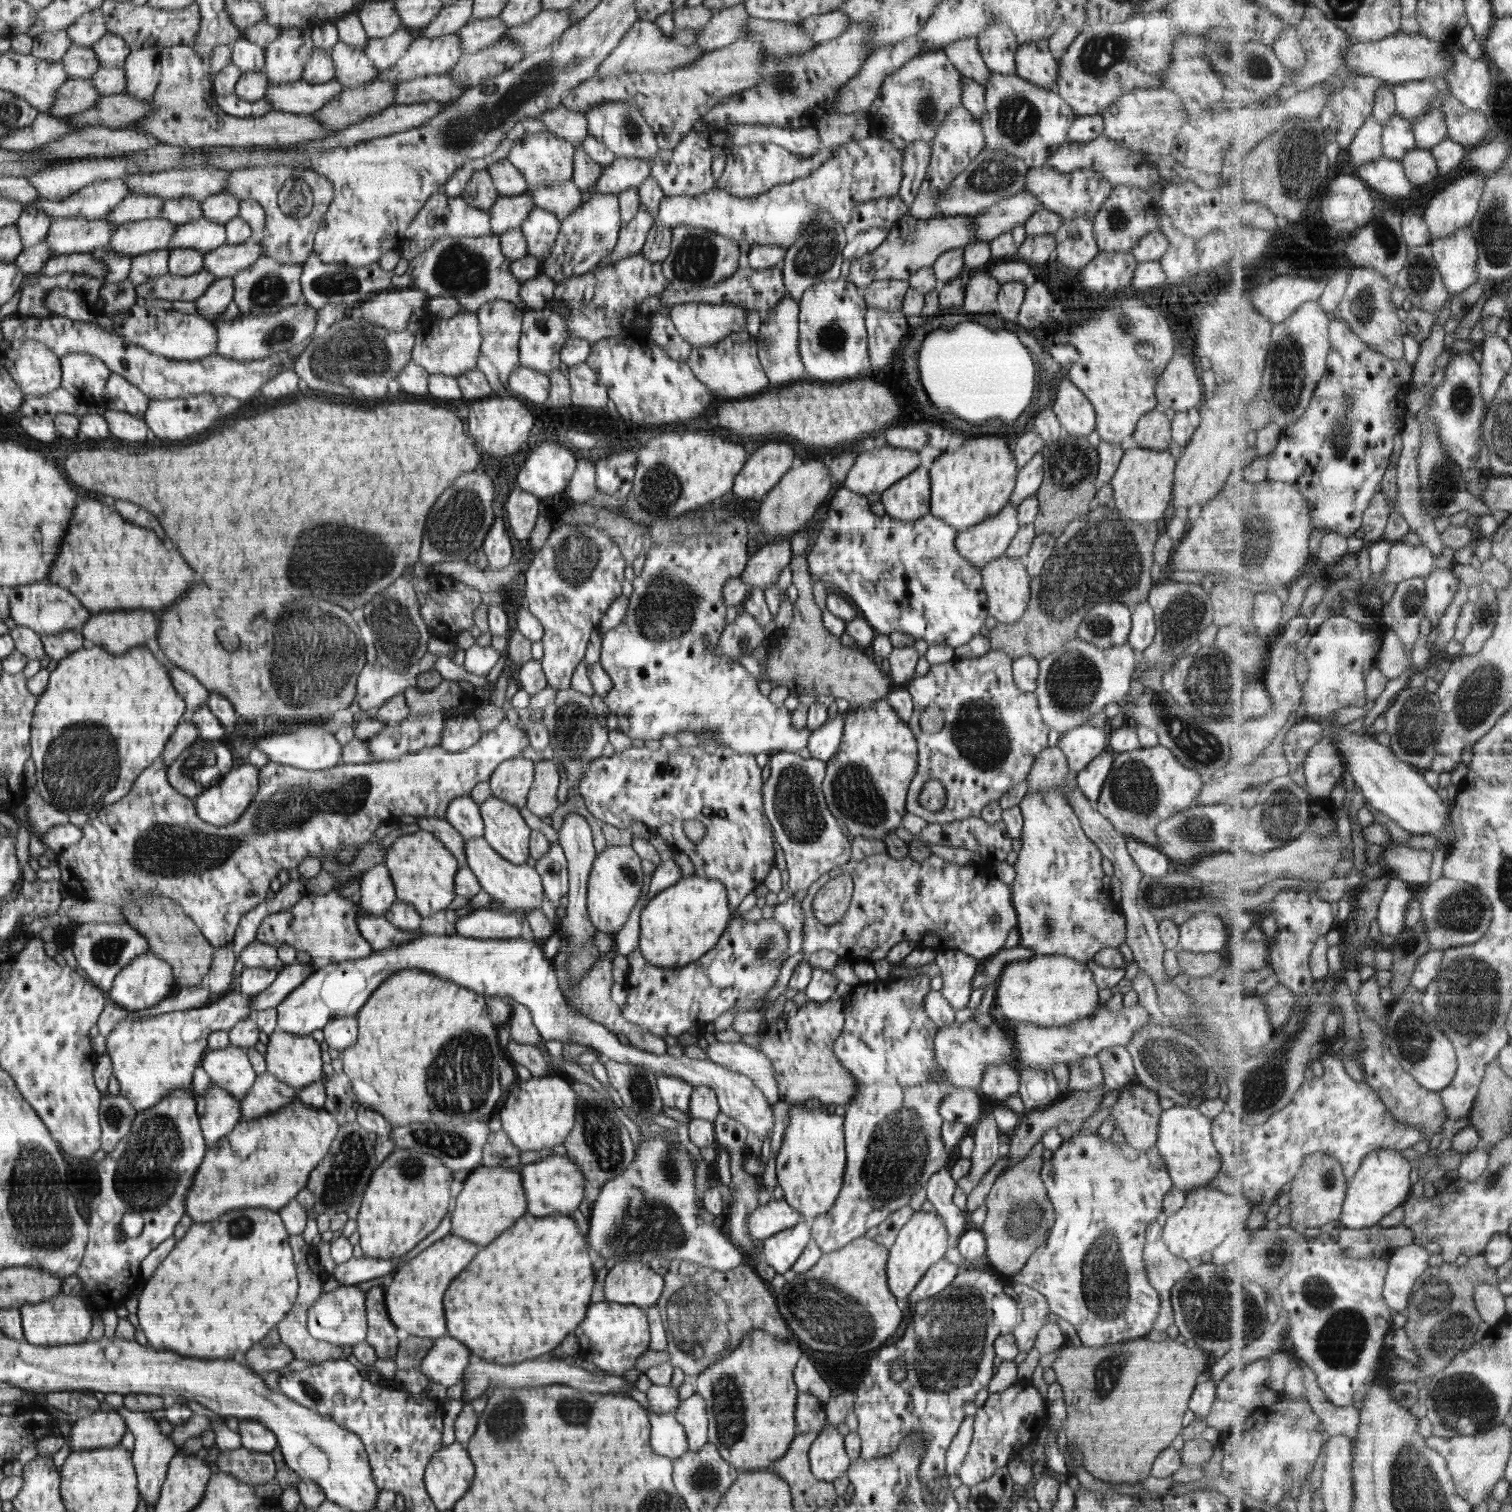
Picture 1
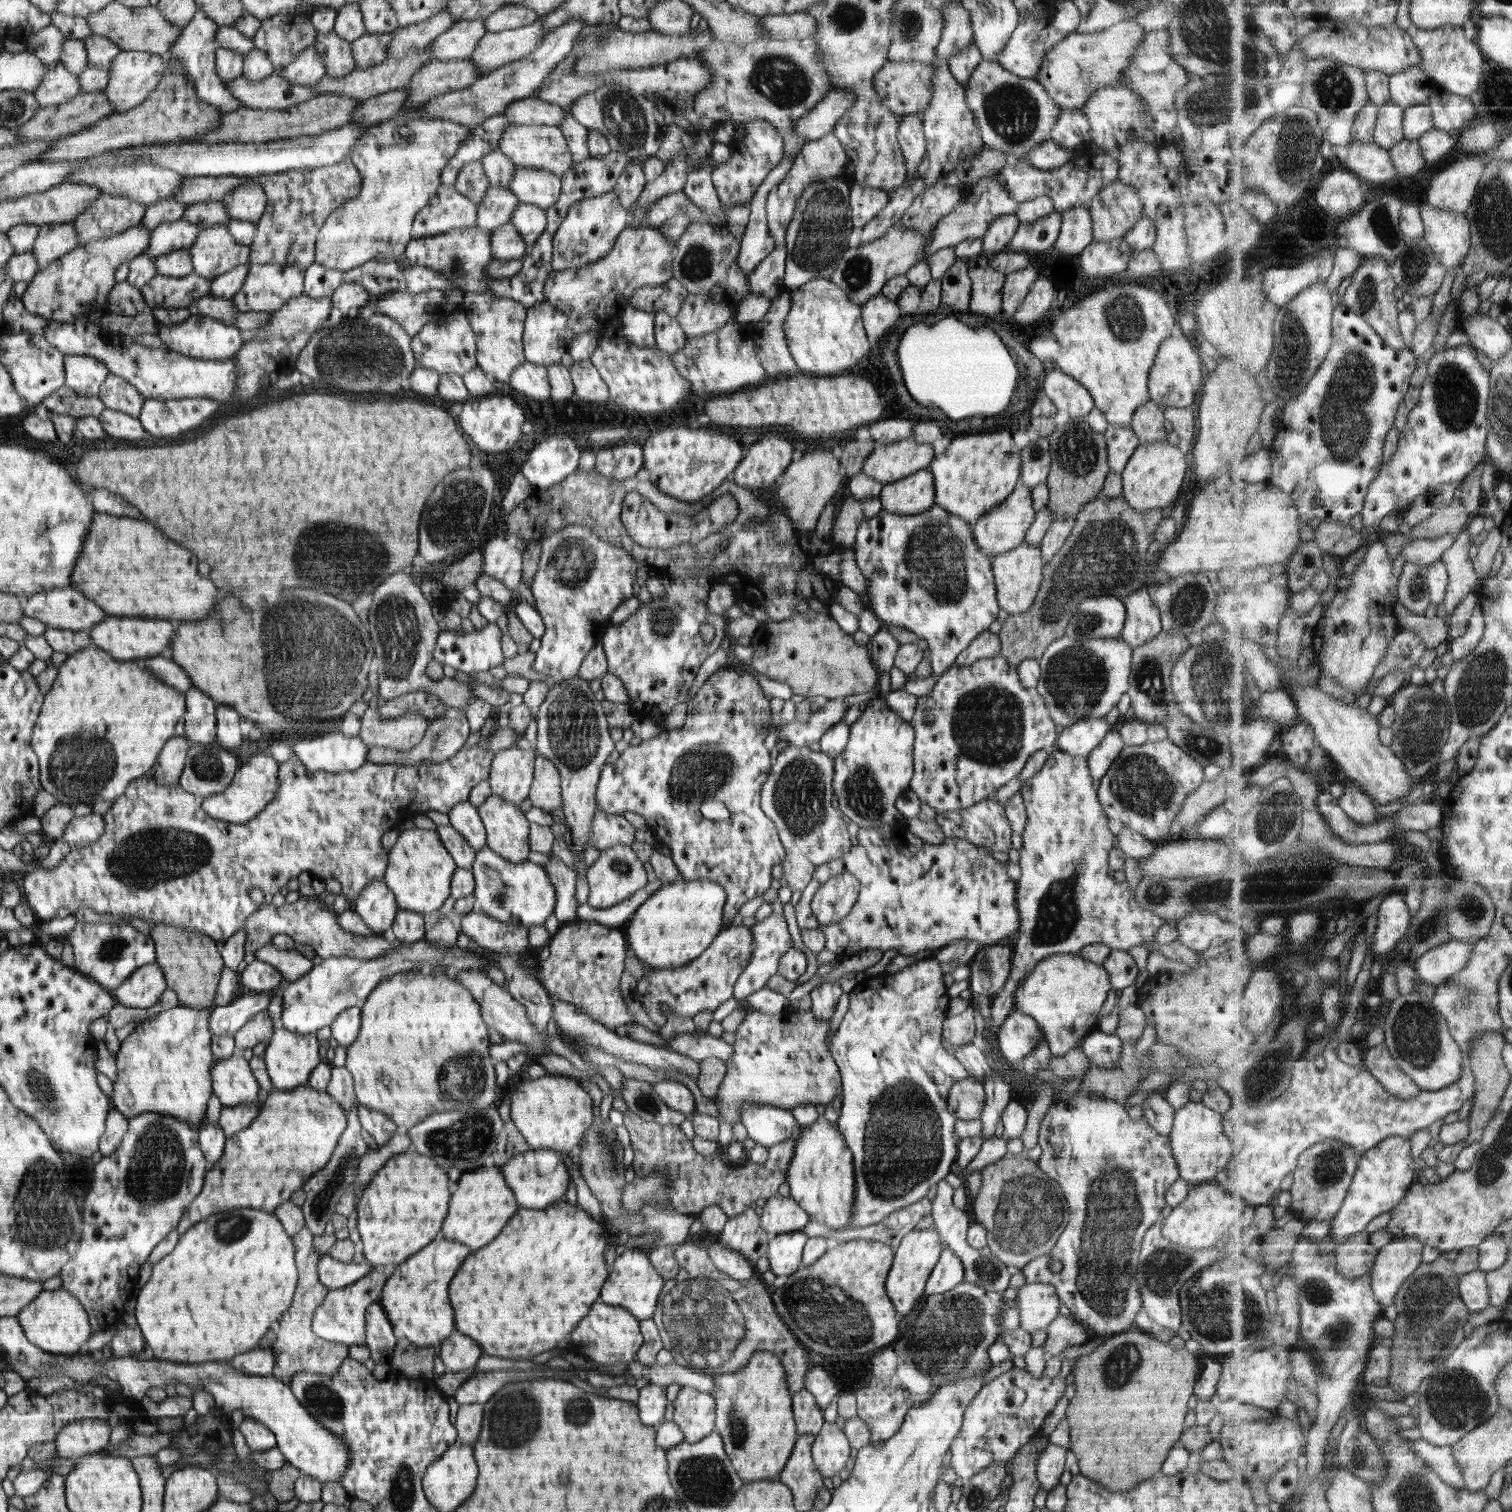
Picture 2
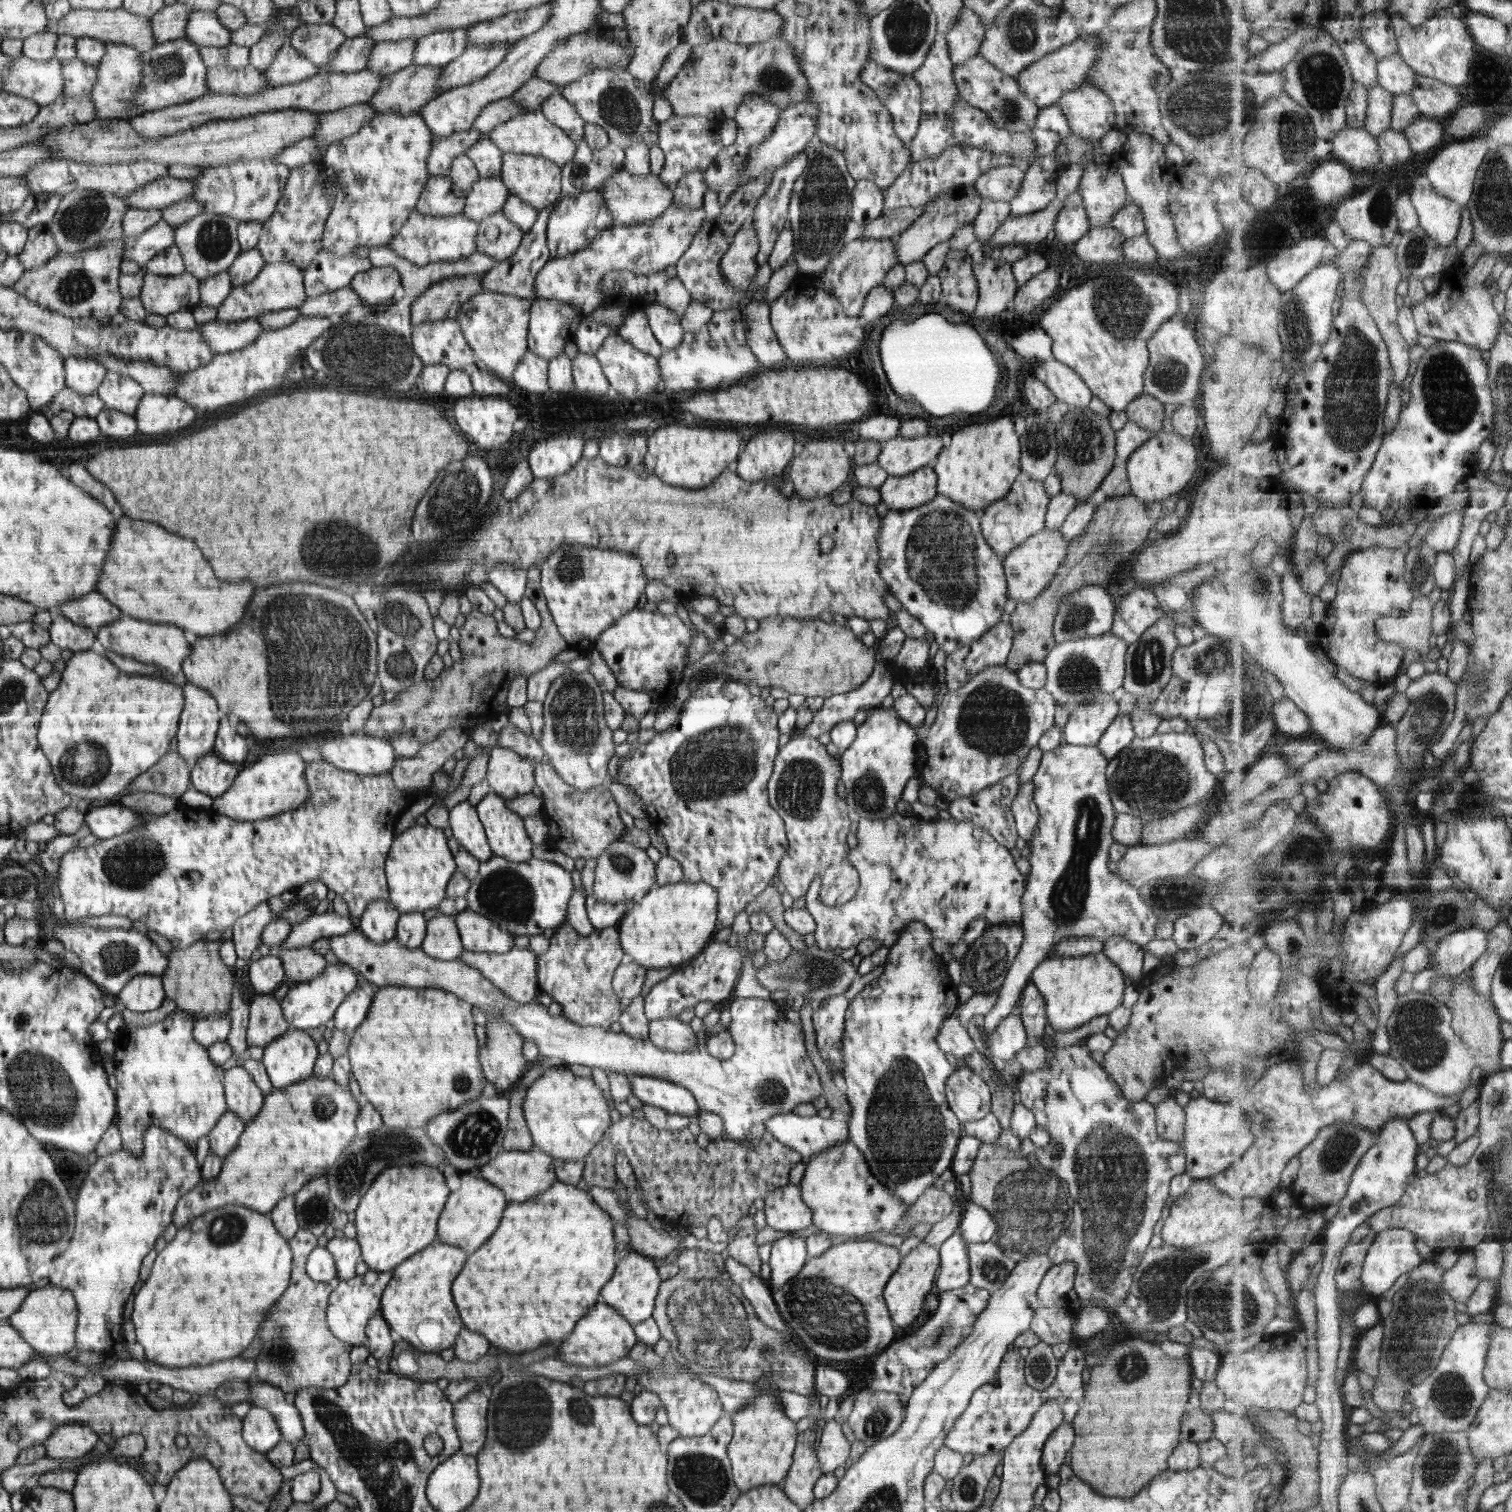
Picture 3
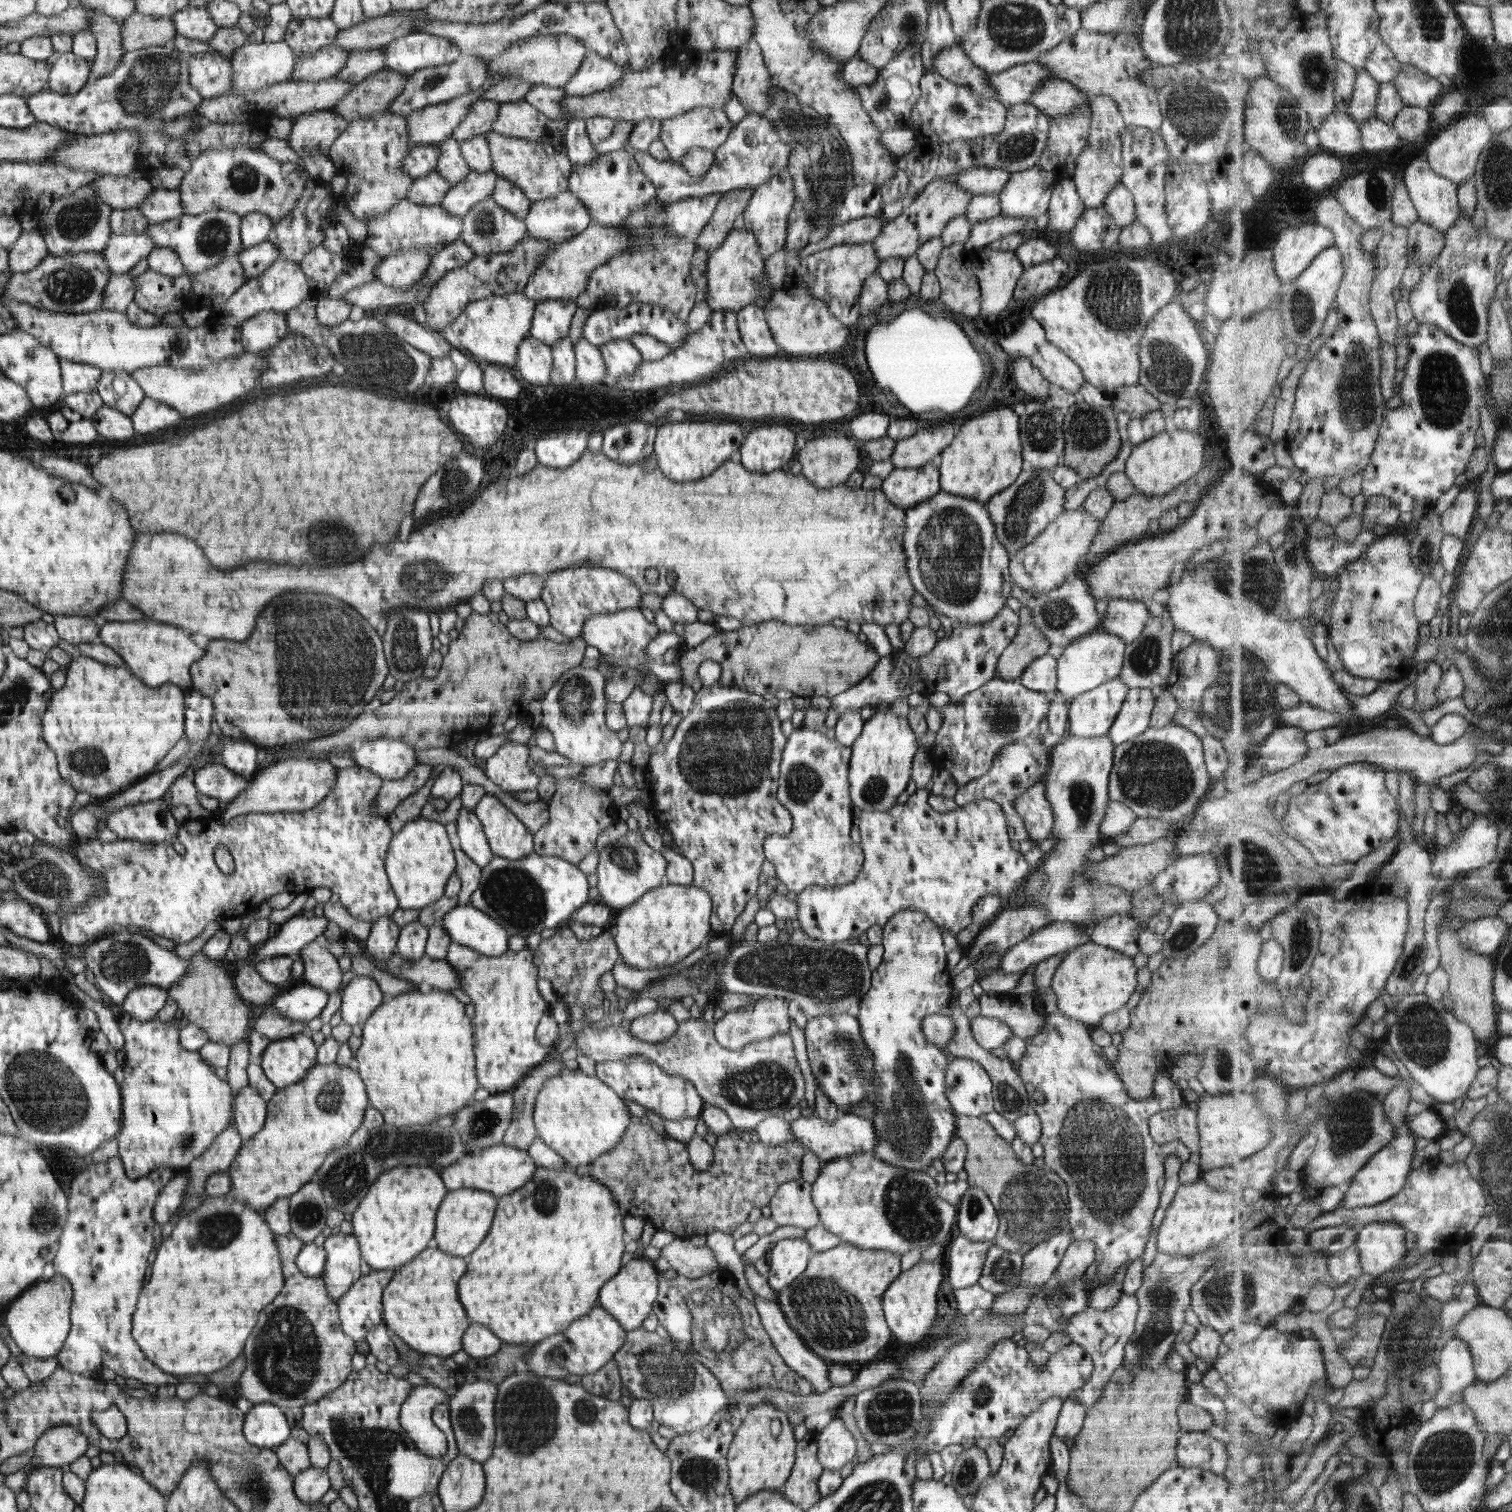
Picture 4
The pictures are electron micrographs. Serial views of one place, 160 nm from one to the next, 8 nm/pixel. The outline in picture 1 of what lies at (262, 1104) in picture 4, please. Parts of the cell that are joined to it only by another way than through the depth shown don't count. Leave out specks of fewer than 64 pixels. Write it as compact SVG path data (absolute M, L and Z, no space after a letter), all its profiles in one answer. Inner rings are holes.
M232 1044L223 1049L208 1050L201 1058L201 1066L209 1074L212 1083L238 1100L248 1094L257 1077L247 1048Z

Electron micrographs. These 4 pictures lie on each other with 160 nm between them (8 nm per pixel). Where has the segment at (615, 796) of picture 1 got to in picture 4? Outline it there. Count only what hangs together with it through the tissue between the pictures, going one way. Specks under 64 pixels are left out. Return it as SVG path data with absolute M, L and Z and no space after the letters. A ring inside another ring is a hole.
M714 684L702 686L702 690L695 692L690 712L679 722L670 740L650 747L650 758L644 768L653 798L650 811L654 812L661 829L671 832L674 846L683 850L681 855L694 866L693 886L710 894L710 923L714 935L729 933L737 916L756 896L764 879L765 838L772 834L786 835L791 831L793 820L790 811L777 799L779 766L786 743L781 720L770 700L743 689Z

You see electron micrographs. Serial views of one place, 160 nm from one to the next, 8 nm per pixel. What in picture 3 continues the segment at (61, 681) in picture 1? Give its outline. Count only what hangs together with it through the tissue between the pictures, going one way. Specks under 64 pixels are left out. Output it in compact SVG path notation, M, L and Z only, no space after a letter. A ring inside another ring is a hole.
M78 651L65 662L60 684L49 693L50 702L42 713L42 730L37 730L37 741L46 750L50 762L54 762L53 773L57 783L76 804L84 798L106 800L120 794L134 778L152 768L170 750L170 740L177 736L178 718L184 709L182 688L156 676L126 673L114 666L106 655L94 651Z

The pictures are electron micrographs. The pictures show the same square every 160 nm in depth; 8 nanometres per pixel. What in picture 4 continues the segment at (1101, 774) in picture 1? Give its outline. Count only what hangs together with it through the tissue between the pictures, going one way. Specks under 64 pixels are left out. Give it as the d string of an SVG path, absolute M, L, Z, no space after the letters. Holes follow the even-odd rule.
M1129 689L1118 716L1109 728L1108 735L1114 746L1124 744L1149 728L1150 715L1156 704L1151 689Z

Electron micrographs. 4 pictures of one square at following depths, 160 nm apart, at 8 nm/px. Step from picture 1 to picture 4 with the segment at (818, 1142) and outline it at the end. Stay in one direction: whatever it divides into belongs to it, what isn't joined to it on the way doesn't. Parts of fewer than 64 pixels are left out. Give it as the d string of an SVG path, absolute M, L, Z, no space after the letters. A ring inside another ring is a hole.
M872 1151L852 1153L845 1157L827 1160L820 1167L818 1176L811 1183L811 1197L819 1212L820 1224L844 1242L861 1249L886 1249L900 1256L909 1250L926 1250L936 1243L948 1244L957 1207L941 1199L934 1176L926 1171L912 1171L890 1166Z

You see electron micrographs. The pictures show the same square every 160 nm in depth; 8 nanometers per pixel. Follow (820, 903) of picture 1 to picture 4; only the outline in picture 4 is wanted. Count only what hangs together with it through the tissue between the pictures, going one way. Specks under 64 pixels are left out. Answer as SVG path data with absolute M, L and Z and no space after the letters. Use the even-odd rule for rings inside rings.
M801 727L787 737L779 766L777 799L790 811L793 825L786 835L767 836L763 851L788 891L798 894L812 885L826 890L844 887L854 883L862 869L863 850L850 839L854 817L848 782L850 757L851 747L840 744L825 730Z

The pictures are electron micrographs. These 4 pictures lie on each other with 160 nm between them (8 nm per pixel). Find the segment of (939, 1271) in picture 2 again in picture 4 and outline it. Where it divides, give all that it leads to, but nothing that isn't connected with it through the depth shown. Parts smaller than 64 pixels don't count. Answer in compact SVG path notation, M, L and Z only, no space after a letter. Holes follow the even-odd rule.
M959 1235L955 1240L946 1244L942 1259L950 1263L950 1267L948 1268L948 1282L950 1282L950 1286L953 1289L968 1288L978 1282L988 1251L991 1249L990 1246L994 1244L995 1242L993 1240L974 1242L962 1235Z

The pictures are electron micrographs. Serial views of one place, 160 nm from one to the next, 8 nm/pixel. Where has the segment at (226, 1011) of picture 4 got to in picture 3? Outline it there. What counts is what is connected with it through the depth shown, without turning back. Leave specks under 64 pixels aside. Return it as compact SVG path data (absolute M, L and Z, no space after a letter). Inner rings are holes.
M203 938L186 948L172 946L168 959L168 969L161 978L165 982L166 996L177 1005L177 1009L190 1012L195 1018L229 1014L230 1000L234 998L232 974L218 956L218 941Z

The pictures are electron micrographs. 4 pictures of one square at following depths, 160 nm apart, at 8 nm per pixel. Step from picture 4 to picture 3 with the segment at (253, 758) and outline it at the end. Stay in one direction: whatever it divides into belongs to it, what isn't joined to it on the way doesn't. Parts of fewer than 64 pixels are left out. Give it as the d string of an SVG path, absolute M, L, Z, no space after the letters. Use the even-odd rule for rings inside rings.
M222 713L213 751L226 762L239 762L245 765L248 763L246 761L248 745L246 744L246 739L236 733L236 727L231 726L226 714Z

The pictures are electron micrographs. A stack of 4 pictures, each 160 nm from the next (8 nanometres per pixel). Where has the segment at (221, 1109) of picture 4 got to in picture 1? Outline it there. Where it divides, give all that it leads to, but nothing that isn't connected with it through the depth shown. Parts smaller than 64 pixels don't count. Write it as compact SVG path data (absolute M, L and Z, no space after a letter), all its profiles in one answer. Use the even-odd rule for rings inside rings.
M229 992L207 1007L142 1018L129 1011L106 1037L105 1052L112 1062L121 1095L137 1111L143 1111L157 1105L170 1091L192 1089L193 1071L201 1066L201 1058L208 1052L208 1035L216 1030L229 1031L238 1021L253 1017L250 998Z

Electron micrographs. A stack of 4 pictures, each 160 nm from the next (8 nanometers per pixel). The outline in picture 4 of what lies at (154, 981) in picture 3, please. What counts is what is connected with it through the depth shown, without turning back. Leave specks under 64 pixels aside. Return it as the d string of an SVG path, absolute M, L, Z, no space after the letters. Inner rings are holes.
M140 985L134 994L126 998L121 1008L132 1018L144 1022L156 1018L158 1011L166 1004L166 989L154 985Z

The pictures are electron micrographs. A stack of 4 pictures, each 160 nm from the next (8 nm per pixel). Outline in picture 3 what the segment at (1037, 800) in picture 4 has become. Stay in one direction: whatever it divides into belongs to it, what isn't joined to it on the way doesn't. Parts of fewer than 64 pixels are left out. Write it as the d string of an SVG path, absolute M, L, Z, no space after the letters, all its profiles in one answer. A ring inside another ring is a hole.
M1031 780L1019 786L1018 792L1011 802L1017 833L1026 841L1032 838L1033 830L1037 830L1039 817L1038 807L1033 801L1033 792L1034 786Z

